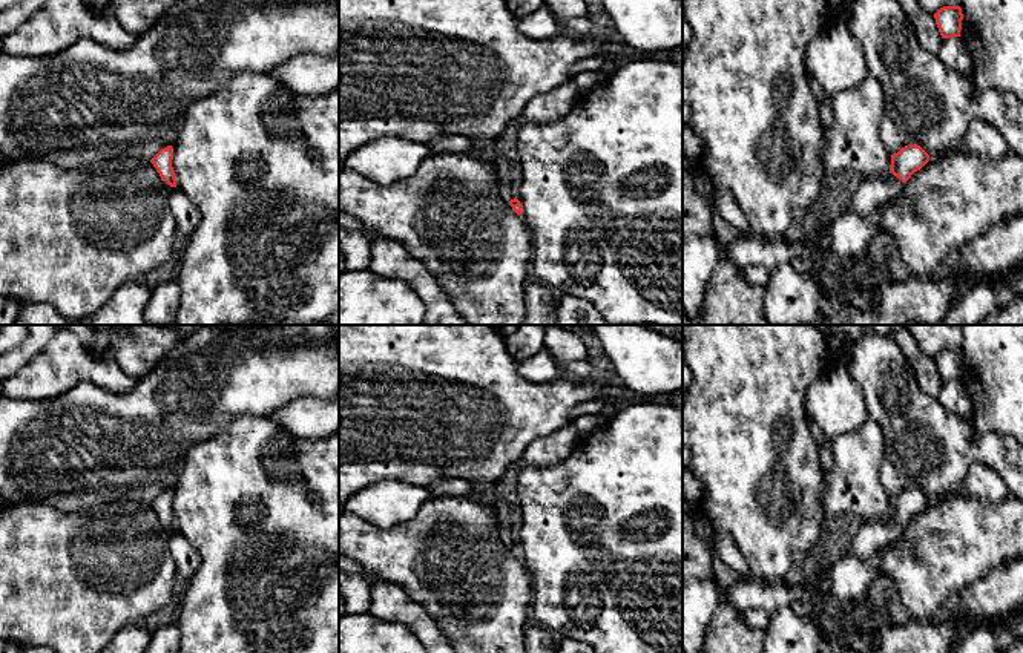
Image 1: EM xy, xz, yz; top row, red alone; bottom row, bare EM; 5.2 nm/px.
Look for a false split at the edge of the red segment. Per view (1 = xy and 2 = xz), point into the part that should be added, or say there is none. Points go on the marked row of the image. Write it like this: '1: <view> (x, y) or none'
1: none
2: xz (508, 173)

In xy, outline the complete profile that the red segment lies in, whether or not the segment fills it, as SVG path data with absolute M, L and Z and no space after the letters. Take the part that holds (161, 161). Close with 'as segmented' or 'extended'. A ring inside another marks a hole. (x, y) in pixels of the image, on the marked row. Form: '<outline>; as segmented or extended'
M167 146L164 149L161 149L152 159L150 162L153 164L153 167L156 169L156 172L160 173L160 176L170 185L170 187L176 187L176 178L175 178L175 172L172 167L172 159L173 159L173 147Z; as segmented

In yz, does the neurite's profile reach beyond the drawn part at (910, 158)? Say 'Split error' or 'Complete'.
Split error

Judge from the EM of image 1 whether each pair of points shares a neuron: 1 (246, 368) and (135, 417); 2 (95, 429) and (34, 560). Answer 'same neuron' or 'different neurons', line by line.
1: same neuron
2: different neurons

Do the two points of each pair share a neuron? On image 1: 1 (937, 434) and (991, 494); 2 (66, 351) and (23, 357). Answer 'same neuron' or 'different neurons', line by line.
1: different neurons
2: different neurons

